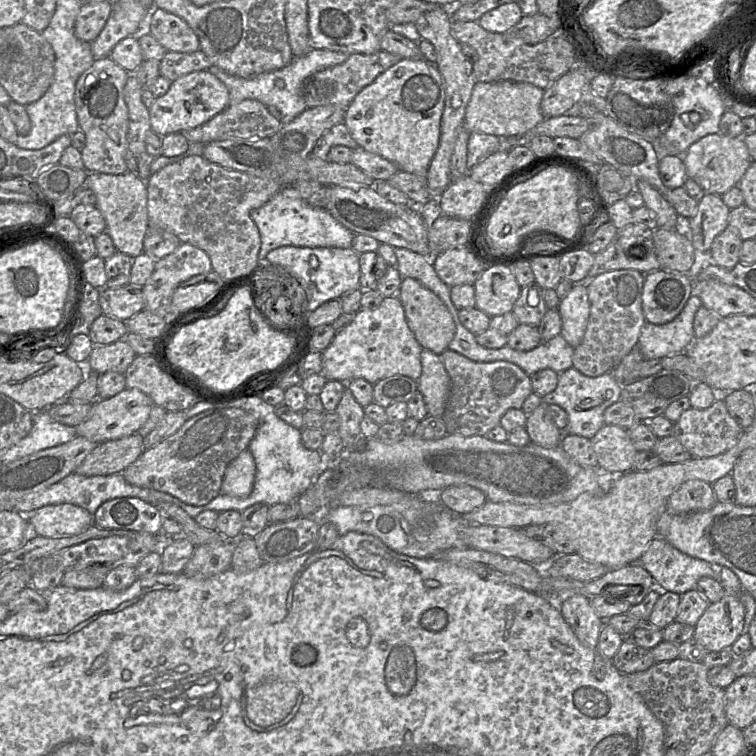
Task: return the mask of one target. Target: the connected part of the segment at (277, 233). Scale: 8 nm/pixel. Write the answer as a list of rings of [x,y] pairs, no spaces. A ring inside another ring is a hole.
[[[283,187],[267,203],[251,211],[250,217],[257,225],[261,238],[259,264],[263,264],[270,251],[282,246],[351,248],[356,235],[326,209],[313,207],[304,202],[292,187]]]

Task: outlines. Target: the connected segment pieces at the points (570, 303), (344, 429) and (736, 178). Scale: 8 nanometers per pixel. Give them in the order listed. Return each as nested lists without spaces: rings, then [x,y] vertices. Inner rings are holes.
[[[586,283],[575,284],[569,294],[560,300],[558,307],[562,337],[576,348],[583,341],[590,316],[590,304]]]
[[[347,387],[335,412],[340,418],[338,433],[345,450],[361,450],[367,440],[360,429],[360,423],[365,416],[364,407],[355,400]]]
[[[720,132],[700,138],[689,146],[682,157],[687,176],[692,178],[705,193],[718,195],[736,186],[752,162],[742,137],[729,137]]]

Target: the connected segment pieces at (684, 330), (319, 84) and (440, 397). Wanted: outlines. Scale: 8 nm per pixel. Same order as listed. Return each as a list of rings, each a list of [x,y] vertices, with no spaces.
[[[691,294],[682,311],[666,324],[642,325],[637,349],[644,359],[662,359],[687,350],[695,340],[693,320],[702,306],[697,294]]]
[[[380,50],[373,54],[351,54],[342,64],[314,73],[303,83],[303,97],[307,108],[325,105],[337,105],[348,108],[355,96],[370,85],[380,74],[395,65],[400,58],[397,55]]]
[[[430,350],[421,352],[422,374],[417,380],[428,415],[442,417],[450,395],[450,378],[441,356]]]

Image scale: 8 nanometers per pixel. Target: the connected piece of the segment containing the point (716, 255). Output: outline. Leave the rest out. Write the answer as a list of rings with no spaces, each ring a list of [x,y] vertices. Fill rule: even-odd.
[[[728,225],[714,238],[709,250],[709,260],[724,268],[734,267],[740,262],[742,242],[735,229]]]

